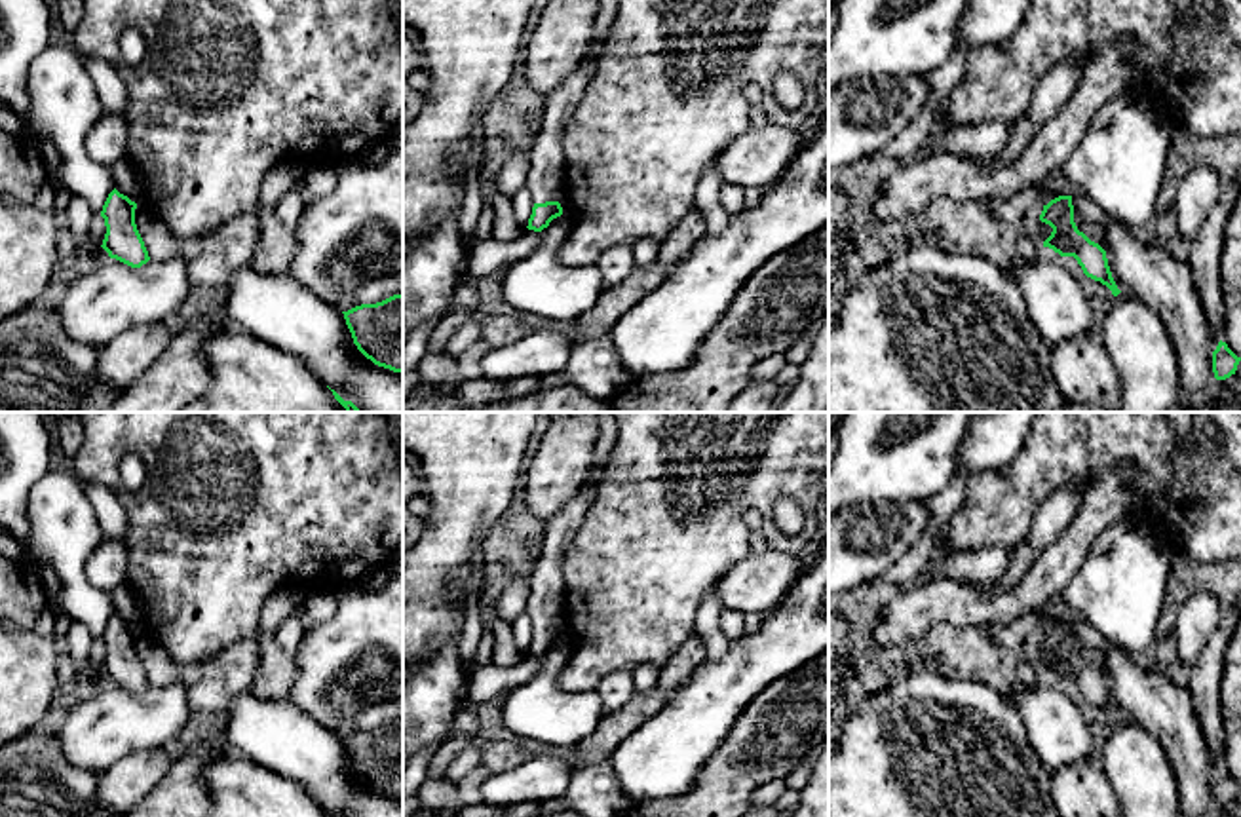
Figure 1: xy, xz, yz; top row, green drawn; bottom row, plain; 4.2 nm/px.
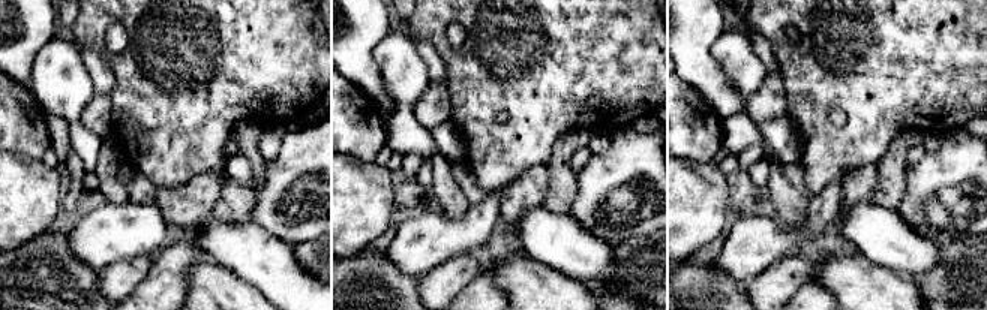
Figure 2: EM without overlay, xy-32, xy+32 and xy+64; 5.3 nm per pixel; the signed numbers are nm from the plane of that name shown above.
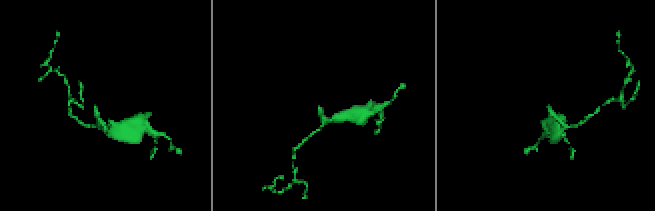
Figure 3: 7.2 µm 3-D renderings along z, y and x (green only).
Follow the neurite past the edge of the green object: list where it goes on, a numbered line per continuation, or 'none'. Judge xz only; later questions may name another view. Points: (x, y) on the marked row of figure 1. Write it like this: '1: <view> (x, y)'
1: xz (546, 175)

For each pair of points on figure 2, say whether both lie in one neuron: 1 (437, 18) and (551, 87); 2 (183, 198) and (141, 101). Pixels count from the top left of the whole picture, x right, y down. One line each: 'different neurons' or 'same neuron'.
1: same neuron
2: different neurons

